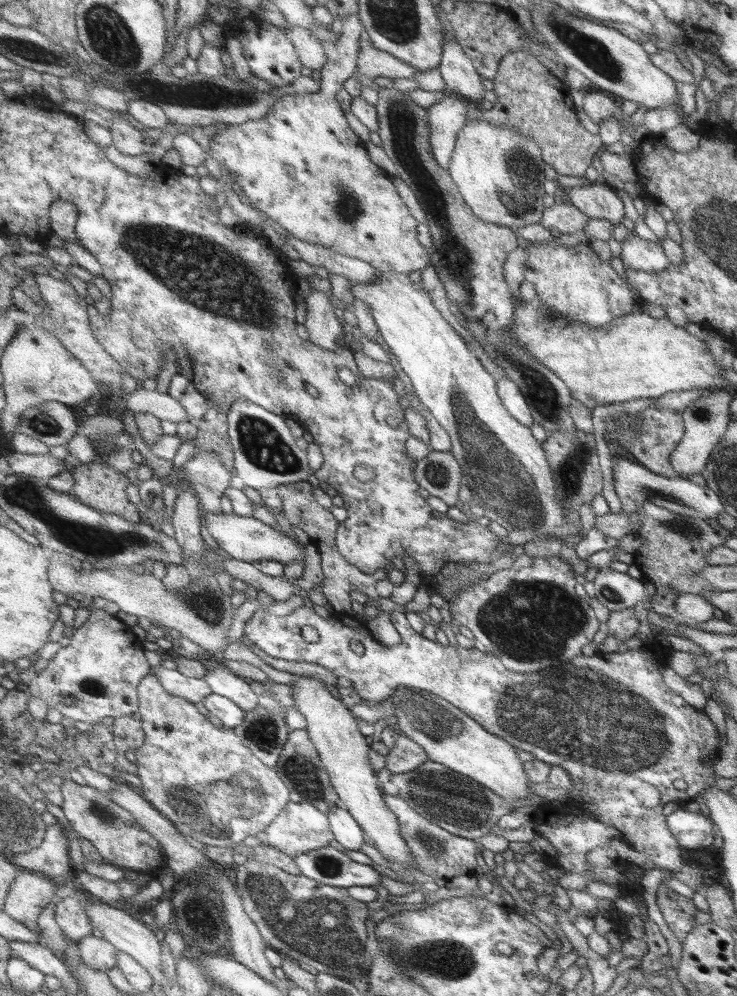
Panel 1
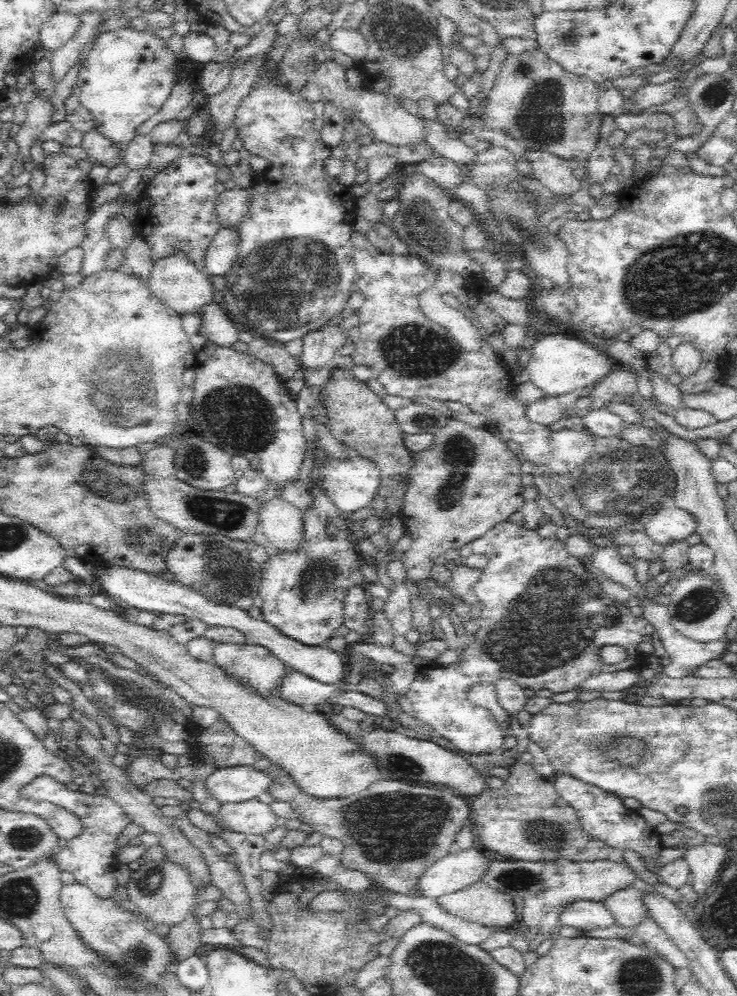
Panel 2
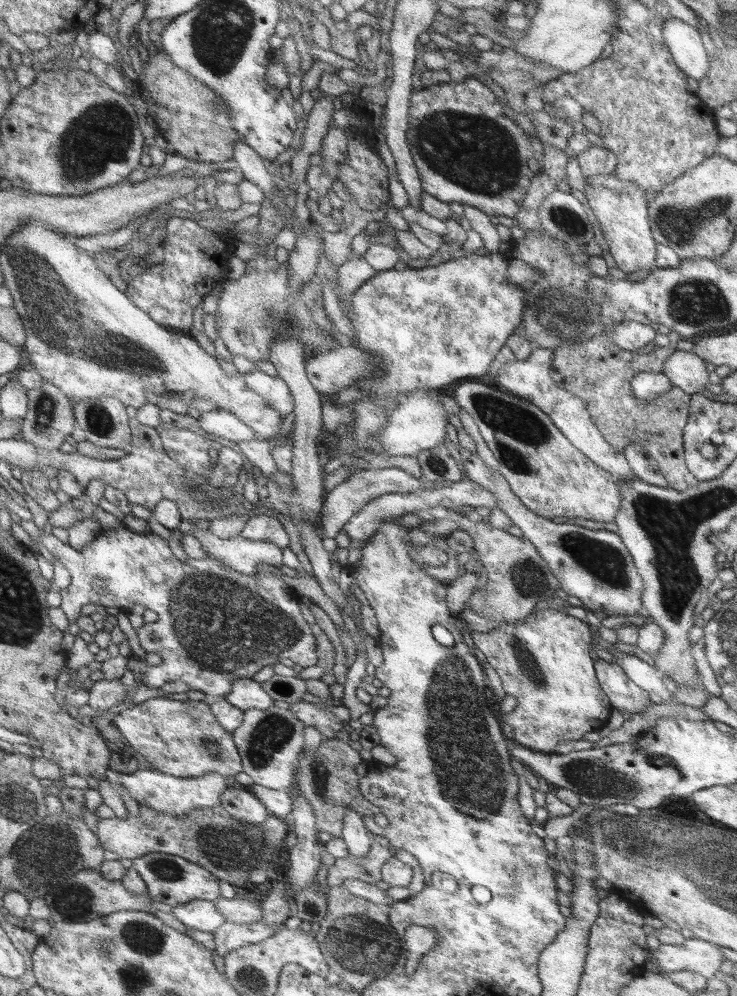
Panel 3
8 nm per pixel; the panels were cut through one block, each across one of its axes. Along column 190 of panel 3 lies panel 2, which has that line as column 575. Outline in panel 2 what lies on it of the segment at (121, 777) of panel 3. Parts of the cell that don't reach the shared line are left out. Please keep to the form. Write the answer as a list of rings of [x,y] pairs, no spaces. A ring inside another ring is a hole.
[[[556,773],[555,789],[560,798],[574,809],[578,820],[582,823],[584,830],[594,837],[621,851],[632,850],[646,858],[650,866],[656,866],[656,860],[660,856],[661,834],[654,826],[646,821],[646,817],[640,815],[638,809],[631,810],[622,803],[622,798],[614,793],[606,792],[597,785],[587,784],[585,781],[577,780],[572,776]]]

